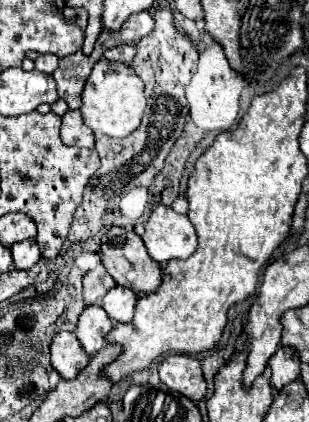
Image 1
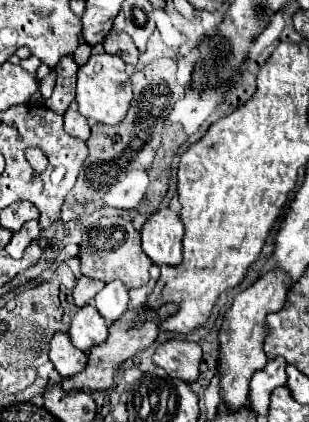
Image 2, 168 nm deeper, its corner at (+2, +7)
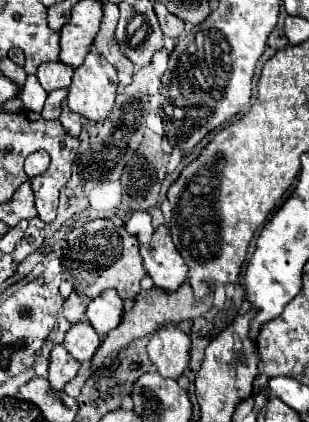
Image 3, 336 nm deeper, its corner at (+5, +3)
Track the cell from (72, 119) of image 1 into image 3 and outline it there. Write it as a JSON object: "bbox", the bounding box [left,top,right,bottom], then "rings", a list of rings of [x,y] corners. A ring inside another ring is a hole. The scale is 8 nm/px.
{"bbox":[59,103,81,137],"rings":[[[63,103],[63,113],[59,119],[61,119],[61,125],[67,129],[67,133],[71,133],[73,137],[81,135],[81,115],[73,113],[67,103]]]}

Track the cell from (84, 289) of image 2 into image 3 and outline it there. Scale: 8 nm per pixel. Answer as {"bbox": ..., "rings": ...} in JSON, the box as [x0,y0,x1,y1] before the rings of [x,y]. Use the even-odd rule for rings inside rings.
{"bbox":[63,291,91,323],"rings":[[[73,291],[63,303],[63,315],[67,317],[67,321],[71,321],[71,323],[81,321],[85,317],[85,309],[87,309],[89,301],[91,299],[87,295],[79,295]]]}

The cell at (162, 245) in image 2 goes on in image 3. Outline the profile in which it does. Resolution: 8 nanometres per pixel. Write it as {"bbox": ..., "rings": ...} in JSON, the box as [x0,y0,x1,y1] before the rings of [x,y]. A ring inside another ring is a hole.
{"bbox":[141,225,187,291],"rings":[[[159,225],[151,237],[151,243],[141,245],[141,257],[147,269],[147,275],[153,283],[165,291],[175,291],[181,283],[187,281],[187,263],[179,255],[171,231],[165,225]]]}

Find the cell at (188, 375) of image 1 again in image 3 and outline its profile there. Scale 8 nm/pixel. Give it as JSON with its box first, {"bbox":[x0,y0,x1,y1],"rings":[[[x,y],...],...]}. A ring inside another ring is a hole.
{"bbox":[147,325,189,379],"rings":[[[163,325],[147,343],[151,363],[157,367],[161,377],[179,379],[189,367],[189,337],[175,325]]]}

